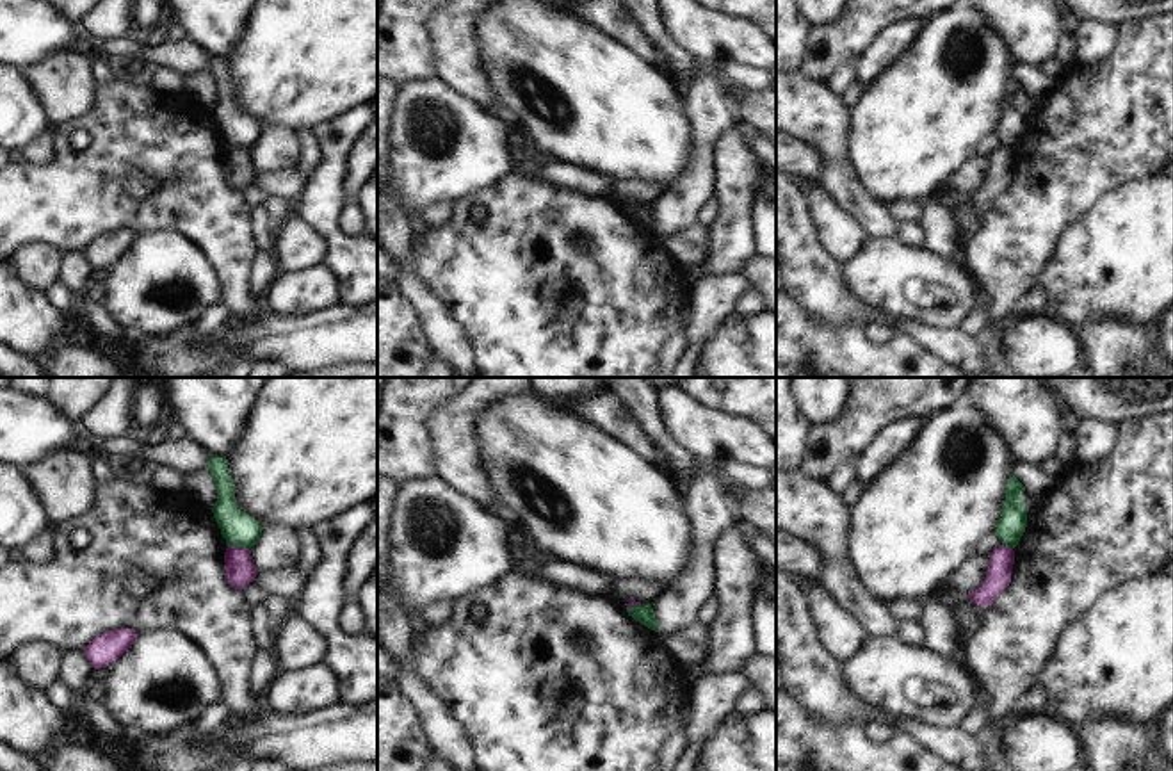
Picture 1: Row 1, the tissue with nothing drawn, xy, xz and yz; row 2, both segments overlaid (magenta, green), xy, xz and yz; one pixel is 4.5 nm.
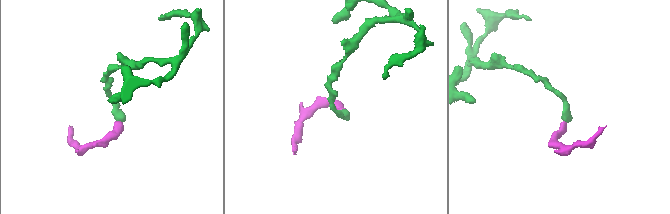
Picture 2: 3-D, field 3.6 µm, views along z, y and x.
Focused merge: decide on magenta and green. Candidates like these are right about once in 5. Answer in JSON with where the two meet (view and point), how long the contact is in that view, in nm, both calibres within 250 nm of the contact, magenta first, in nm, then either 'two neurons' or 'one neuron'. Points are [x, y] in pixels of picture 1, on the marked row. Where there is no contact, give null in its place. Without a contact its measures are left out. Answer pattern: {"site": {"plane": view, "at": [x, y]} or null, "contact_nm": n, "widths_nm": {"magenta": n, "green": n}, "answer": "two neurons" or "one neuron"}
{"site": {"plane": "xy", "at": [239, 547]}, "contact_nm": 100, "widths_nm": {"magenta": 130, "green": 160}, "answer": "two neurons"}

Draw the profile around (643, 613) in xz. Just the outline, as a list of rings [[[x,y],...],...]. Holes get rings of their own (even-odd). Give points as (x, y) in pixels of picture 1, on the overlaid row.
[[[639,604],[635,607],[627,609],[628,616],[632,616],[635,621],[643,623],[644,627],[659,632],[657,618],[651,609],[651,604]]]

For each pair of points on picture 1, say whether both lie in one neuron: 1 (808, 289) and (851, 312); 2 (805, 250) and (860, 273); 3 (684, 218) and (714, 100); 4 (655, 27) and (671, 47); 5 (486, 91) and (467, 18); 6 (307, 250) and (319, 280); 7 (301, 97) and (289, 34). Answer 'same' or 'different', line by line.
1: same
2: different
3: same
4: same
5: same
6: different
7: same

